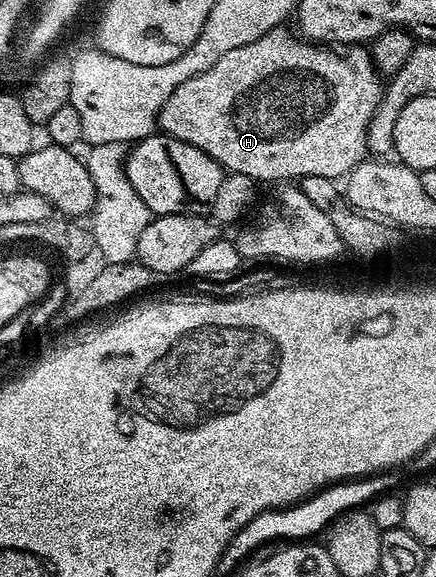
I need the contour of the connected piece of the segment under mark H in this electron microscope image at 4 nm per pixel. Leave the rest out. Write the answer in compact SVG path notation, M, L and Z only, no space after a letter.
M283 25L274 27L272 31L257 37L257 41L249 41L249 45L229 49L229 53L216 59L213 65L209 65L209 69L205 69L205 73L197 73L197 77L189 77L189 81L177 85L177 89L173 89L173 93L169 93L169 101L165 101L165 105L159 111L158 130L162 134L172 135L177 141L185 141L189 145L209 153L209 157L213 157L213 161L217 161L223 166L224 172L244 174L245 177L254 179L260 184L271 183L270 185L275 185L280 181L301 181L310 175L329 177L339 181L350 175L351 170L358 163L364 162L365 156L368 154L367 130L369 129L369 121L383 96L384 80L372 66L371 52L366 46L347 45L342 49L336 49L331 45L310 42L300 37L294 30L291 30L292 32L286 31L285 28L286 26Z

